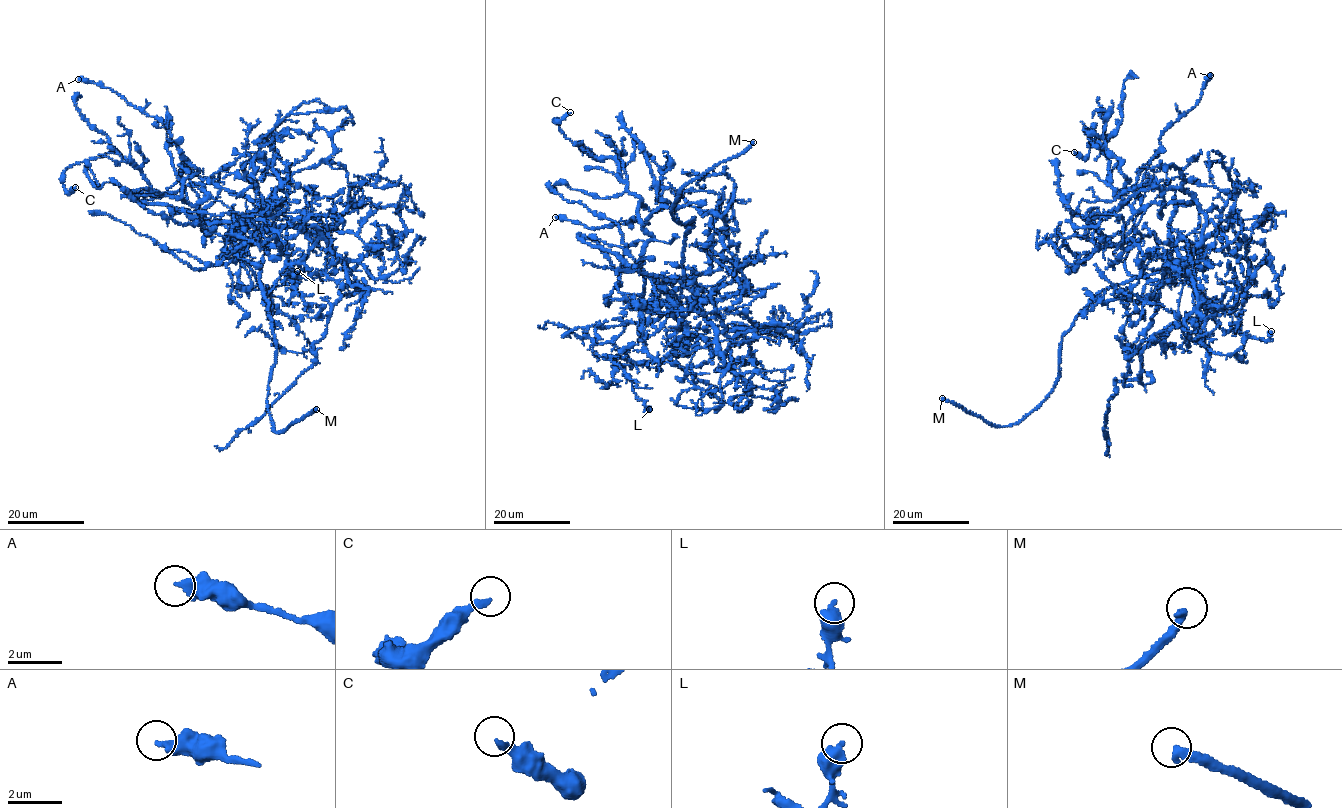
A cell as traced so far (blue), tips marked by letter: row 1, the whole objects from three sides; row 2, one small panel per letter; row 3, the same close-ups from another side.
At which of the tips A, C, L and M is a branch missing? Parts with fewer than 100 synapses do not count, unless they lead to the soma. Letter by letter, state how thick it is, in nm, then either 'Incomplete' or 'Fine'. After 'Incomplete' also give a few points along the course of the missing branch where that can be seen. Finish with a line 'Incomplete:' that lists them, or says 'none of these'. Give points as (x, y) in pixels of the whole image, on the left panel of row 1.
A: Thickness 440 nm. Fine
C: Thickness 240 nm. Fine
L: Thickness 480 nm. Fine
M: Thickness 320 nm. Incomplete. Course of what is missing: (316, 409), (299, 407), (304, 403), (315, 403), (321, 414), (325, 410)
Incomplete: M

